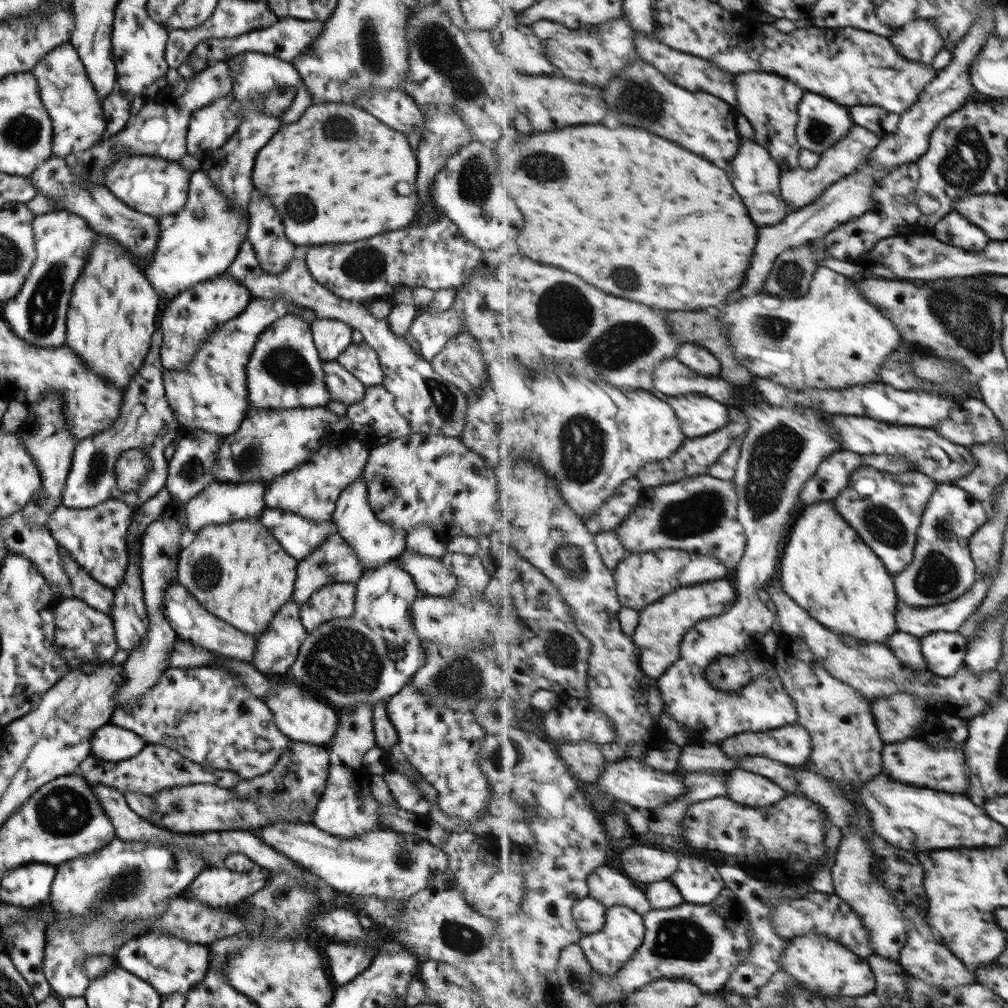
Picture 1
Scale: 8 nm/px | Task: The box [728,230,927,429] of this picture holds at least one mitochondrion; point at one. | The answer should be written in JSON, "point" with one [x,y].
{"point":[789,277]}

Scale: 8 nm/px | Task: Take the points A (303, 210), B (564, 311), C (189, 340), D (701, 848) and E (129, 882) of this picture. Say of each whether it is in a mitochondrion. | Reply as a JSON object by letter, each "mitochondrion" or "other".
{"A":"mitochondrion","B":"mitochondrion","C":"mitochondrion","D":"other","E":"mitochondrion"}

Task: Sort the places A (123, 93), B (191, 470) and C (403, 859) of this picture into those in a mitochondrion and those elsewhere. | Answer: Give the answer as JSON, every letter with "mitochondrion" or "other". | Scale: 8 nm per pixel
{"A":"other","B":"mitochondrion","C":"mitochondrion"}

